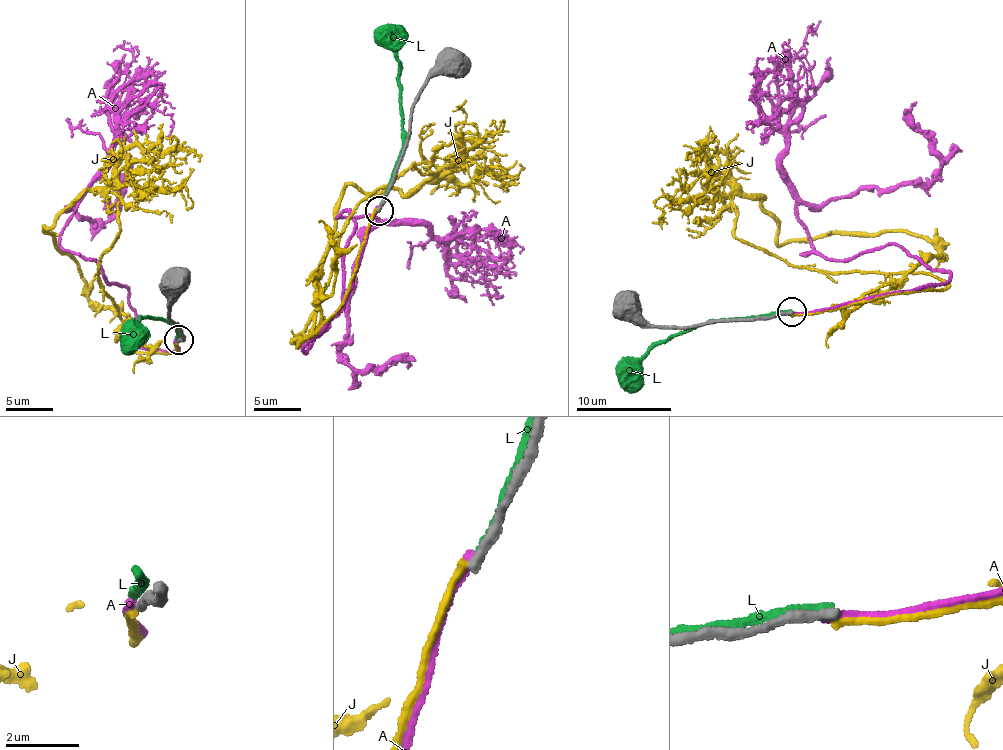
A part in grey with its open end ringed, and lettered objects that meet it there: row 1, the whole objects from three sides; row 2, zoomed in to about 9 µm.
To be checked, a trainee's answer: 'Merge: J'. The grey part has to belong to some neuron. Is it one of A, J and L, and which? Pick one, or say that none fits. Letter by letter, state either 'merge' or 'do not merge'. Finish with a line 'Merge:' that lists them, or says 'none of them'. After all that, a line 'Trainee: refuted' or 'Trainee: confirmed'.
A: do not merge
J: do not merge
L: do not merge
Merge: none of them
Trainee: refuted

